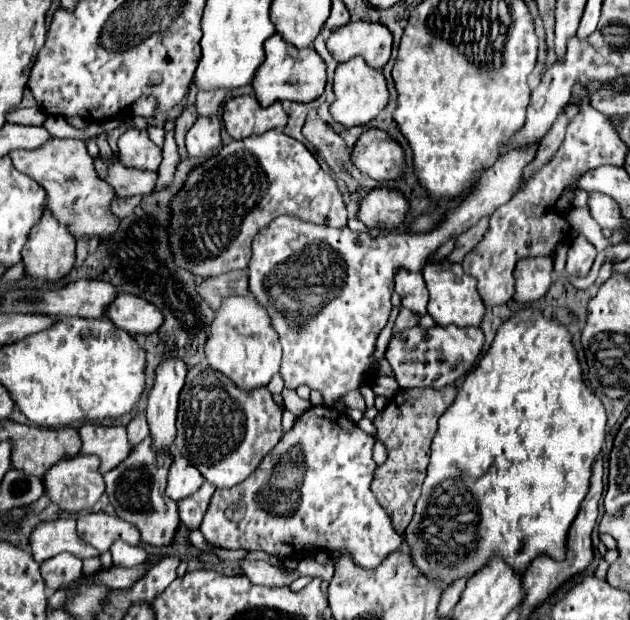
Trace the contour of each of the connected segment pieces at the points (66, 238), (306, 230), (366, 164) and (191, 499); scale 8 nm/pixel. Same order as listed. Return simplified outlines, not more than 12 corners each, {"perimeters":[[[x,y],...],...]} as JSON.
{"perimeters":[[[44,206],[22,248],[26,272],[60,280],[76,240]],[[510,150],[434,232],[356,234],[288,214],[252,242],[250,292],[286,386],[358,388],[394,272],[506,204]],[[376,128],[358,138],[352,162],[378,182],[406,168],[402,146]],[[204,482],[198,492],[178,500],[186,528],[198,528],[216,488]]]}

